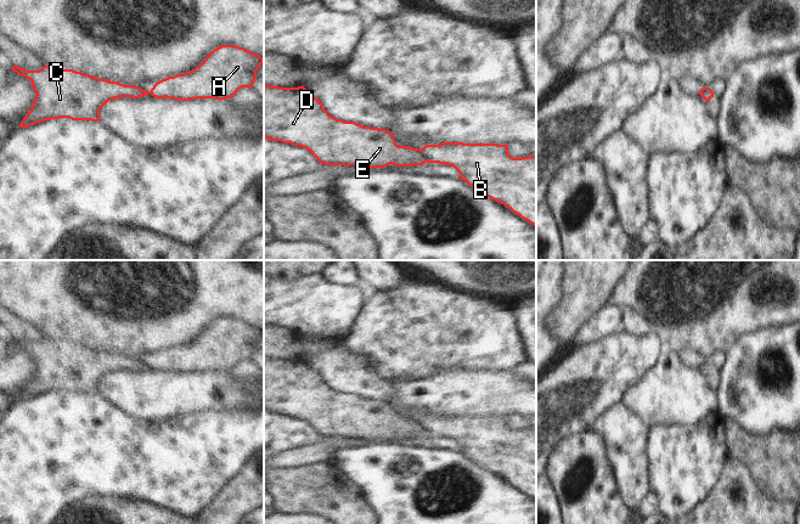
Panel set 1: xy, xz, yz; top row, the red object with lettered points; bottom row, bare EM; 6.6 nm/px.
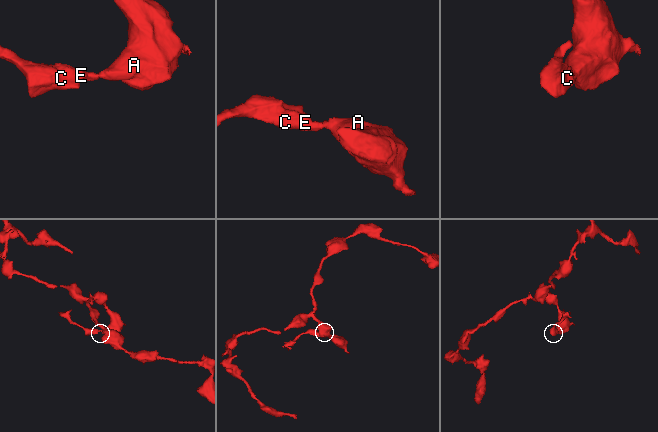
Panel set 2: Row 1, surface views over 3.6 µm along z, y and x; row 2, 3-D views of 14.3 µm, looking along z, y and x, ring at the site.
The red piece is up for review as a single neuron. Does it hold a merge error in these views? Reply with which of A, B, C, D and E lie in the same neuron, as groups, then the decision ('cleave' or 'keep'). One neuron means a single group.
A B / C D E | cleave

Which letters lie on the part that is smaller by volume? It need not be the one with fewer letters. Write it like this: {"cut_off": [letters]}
{"cut_off": ["C", "D", "E"]}

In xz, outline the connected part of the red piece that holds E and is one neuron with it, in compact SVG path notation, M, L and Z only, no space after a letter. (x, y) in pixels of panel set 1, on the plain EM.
M264 356L264 409L306 421L325 438L373 441L426 435L421 421L398 418L389 402L329 388L303 357L278 360Z

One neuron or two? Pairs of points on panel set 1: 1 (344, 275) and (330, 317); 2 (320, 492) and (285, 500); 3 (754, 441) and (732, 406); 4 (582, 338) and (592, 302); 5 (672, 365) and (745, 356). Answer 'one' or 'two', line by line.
1: two
2: one
3: two
4: two
5: two

